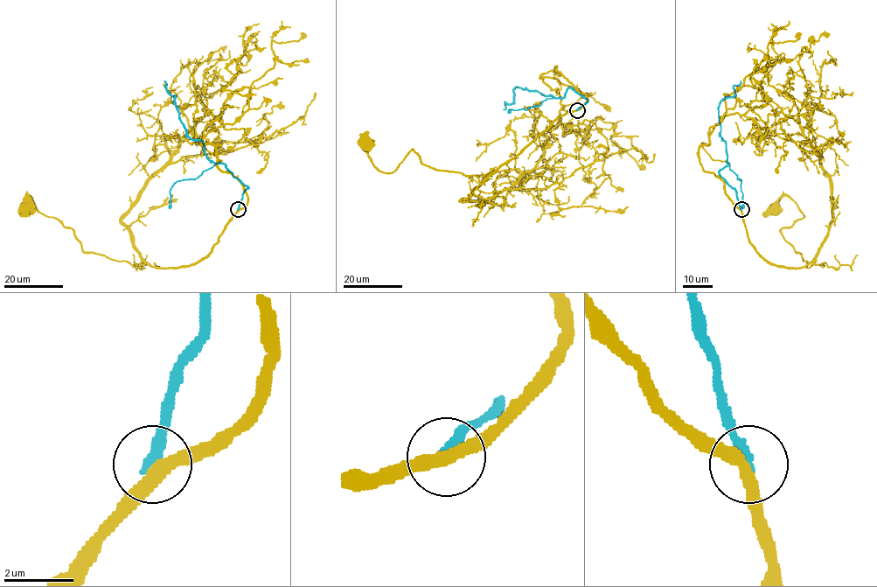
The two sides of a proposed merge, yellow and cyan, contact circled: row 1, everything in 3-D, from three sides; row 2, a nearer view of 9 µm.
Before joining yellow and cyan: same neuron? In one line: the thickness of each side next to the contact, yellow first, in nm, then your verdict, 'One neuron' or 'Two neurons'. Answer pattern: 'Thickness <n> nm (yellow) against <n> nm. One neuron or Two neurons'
Thickness 360 nm (yellow) against 320 nm. Two neurons

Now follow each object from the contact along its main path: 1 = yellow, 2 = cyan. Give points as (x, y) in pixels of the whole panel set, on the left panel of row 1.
1: (238, 209), (198, 262), (136, 268), (85, 252), (71, 227), (28, 195), (24, 209)
2: (238, 209), (248, 187), (224, 164), (214, 163), (206, 157), (200, 140), (186, 135), (174, 97), (163, 80)

